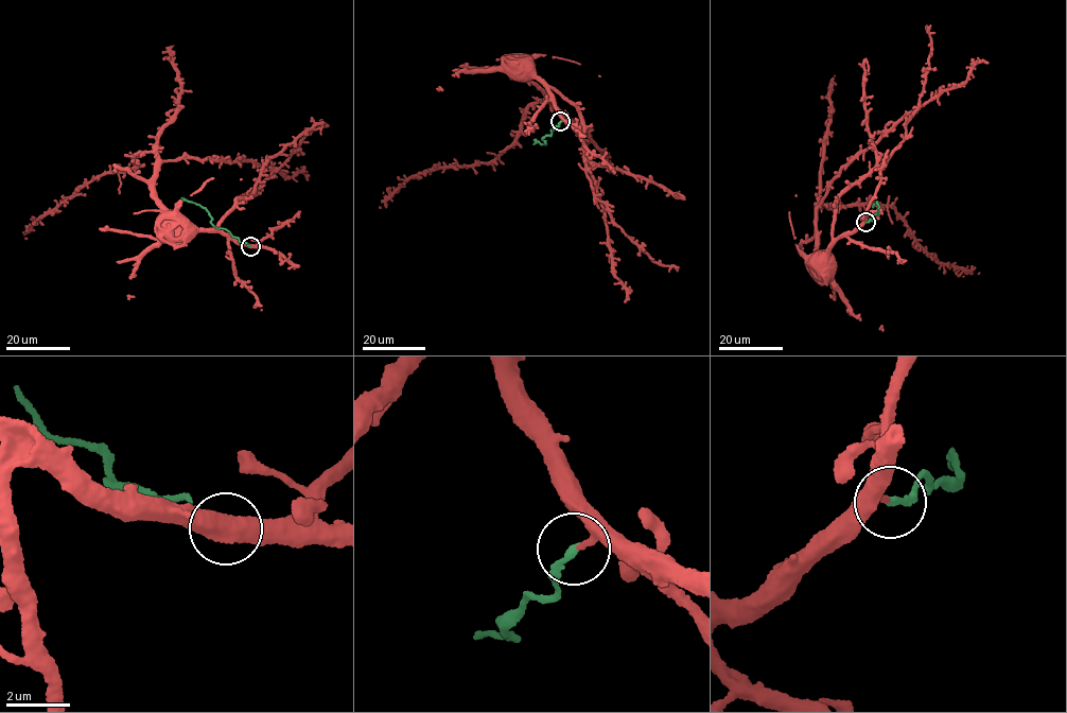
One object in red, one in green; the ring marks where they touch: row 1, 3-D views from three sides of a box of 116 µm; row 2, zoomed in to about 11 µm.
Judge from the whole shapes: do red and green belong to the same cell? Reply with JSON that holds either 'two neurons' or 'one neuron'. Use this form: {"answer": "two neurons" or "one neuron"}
{"answer": "two neurons"}

